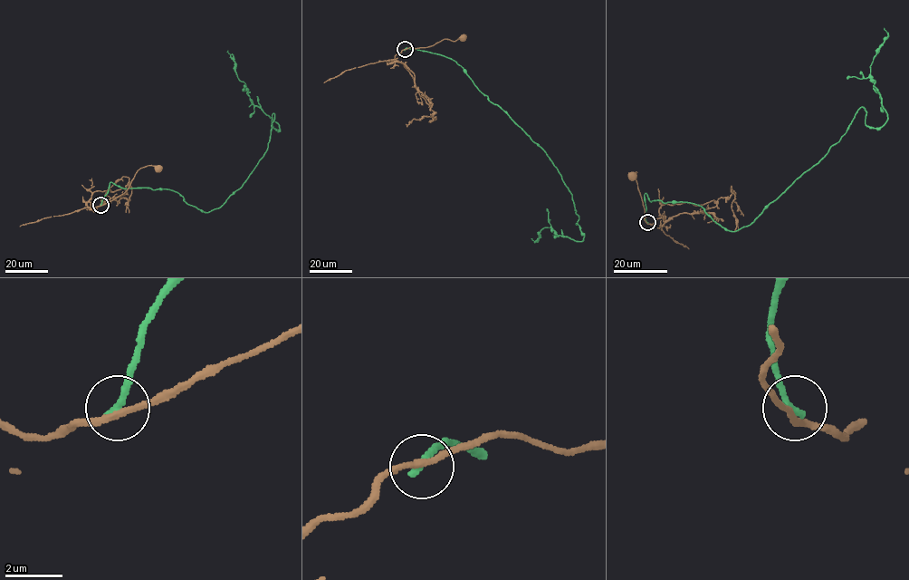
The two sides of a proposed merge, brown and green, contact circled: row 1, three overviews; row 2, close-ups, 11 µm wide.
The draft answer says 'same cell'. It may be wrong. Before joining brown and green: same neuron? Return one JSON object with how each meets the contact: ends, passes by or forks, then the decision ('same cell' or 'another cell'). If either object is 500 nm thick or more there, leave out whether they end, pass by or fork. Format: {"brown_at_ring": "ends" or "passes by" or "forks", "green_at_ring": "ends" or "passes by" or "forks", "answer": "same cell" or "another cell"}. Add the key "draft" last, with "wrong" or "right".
{"brown_at_ring": "passes by", "green_at_ring": "ends", "answer": "another cell", "draft": "wrong"}

